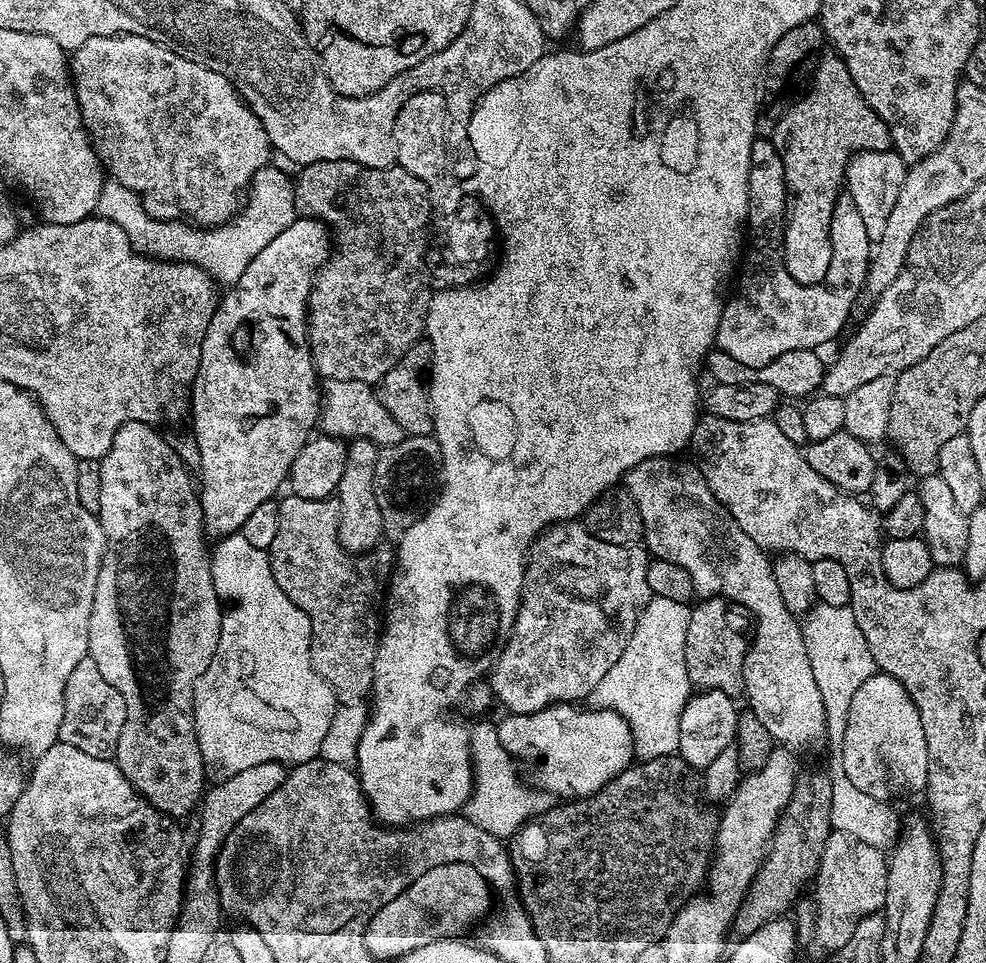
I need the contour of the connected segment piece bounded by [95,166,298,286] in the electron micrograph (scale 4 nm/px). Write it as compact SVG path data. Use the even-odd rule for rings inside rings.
M265 166L262 170L258 170L258 174L254 174L246 203L240 211L231 220L214 228L193 226L183 219L155 220L153 216L146 214L135 192L113 179L109 179L102 186L95 215L122 226L122 230L126 230L126 238L137 252L143 252L145 256L158 260L197 264L220 286L236 284L238 278L242 278L242 270L246 270L246 266L250 266L250 262L258 258L258 253L273 238L278 238L278 234L282 234L282 230L290 226L290 222L298 218L294 202L293 177L271 166Z

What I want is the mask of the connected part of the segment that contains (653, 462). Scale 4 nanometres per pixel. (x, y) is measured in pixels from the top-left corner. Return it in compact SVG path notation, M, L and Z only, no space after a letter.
M655 456L646 462L638 462L626 477L626 490L638 502L642 514L644 534L642 544L655 559L675 562L694 578L694 590L700 598L723 598L733 605L741 604L750 615L756 616L756 637L750 640L750 654L744 658L744 696L747 707L758 714L762 726L770 730L777 745L793 750L812 748L826 740L826 706L822 706L822 694L818 682L814 682L814 669L810 667L810 654L806 654L806 642L801 621L793 615L782 600L781 591L772 573L773 561L769 553L760 548L734 522L717 496L712 493L706 478L695 463L687 464L684 458Z

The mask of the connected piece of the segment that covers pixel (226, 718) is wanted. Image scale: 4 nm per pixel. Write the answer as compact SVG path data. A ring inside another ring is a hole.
M239 534L225 536L217 544L210 555L214 590L224 607L222 630L218 650L194 686L194 722L205 777L219 782L261 762L295 766L317 757L353 765L369 707L363 701L345 701L336 710L336 693L328 696L330 685L324 688L326 684L308 672L312 623L278 586L271 555L250 546ZM256 632L296 632L296 676L292 676L292 668L284 676L284 660L272 656L272 644L248 644L248 640L256 640ZM304 680L312 680L316 692L300 692Z

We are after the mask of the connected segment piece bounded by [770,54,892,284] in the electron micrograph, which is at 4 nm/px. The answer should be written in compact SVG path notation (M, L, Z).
M835 54L827 55L815 61L808 93L797 104L790 105L784 117L777 119L770 137L780 152L784 186L788 191L784 213L784 265L799 284L822 282L826 270L830 270L830 222L836 200L846 184L844 171L853 156L858 152L886 152L892 148L886 122L870 110L866 98L862 98L858 86L854 86L846 62Z

